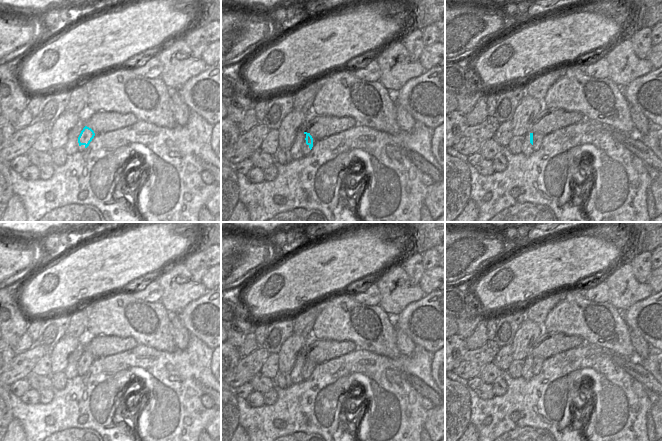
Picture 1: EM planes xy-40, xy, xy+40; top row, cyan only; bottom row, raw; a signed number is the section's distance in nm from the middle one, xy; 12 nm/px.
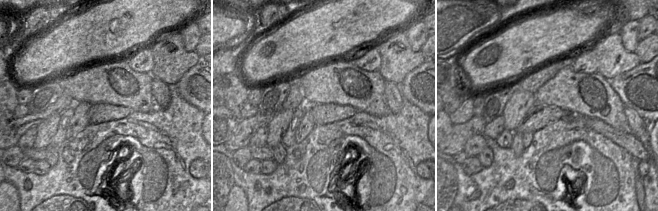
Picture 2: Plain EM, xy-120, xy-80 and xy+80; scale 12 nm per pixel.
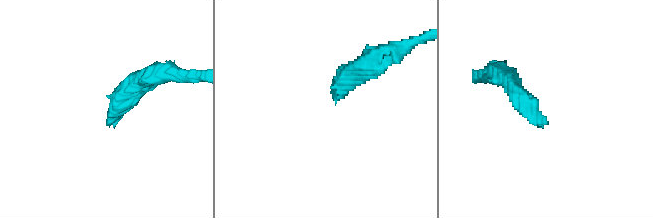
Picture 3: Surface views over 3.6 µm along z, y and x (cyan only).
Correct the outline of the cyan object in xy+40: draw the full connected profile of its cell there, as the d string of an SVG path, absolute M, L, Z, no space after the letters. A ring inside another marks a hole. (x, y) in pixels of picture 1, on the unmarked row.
M530 357L530 367L533 369L533 375L540 372L544 360L542 357Z

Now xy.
M304 356L306 359L306 368L309 370L310 374L312 371L317 367L317 365L322 361L319 357L307 357Z

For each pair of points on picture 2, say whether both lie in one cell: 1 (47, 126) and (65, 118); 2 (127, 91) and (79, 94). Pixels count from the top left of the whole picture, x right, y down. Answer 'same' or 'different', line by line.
1: different
2: same

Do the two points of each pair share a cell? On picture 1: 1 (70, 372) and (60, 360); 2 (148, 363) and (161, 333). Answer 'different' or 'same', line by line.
1: different
2: different

